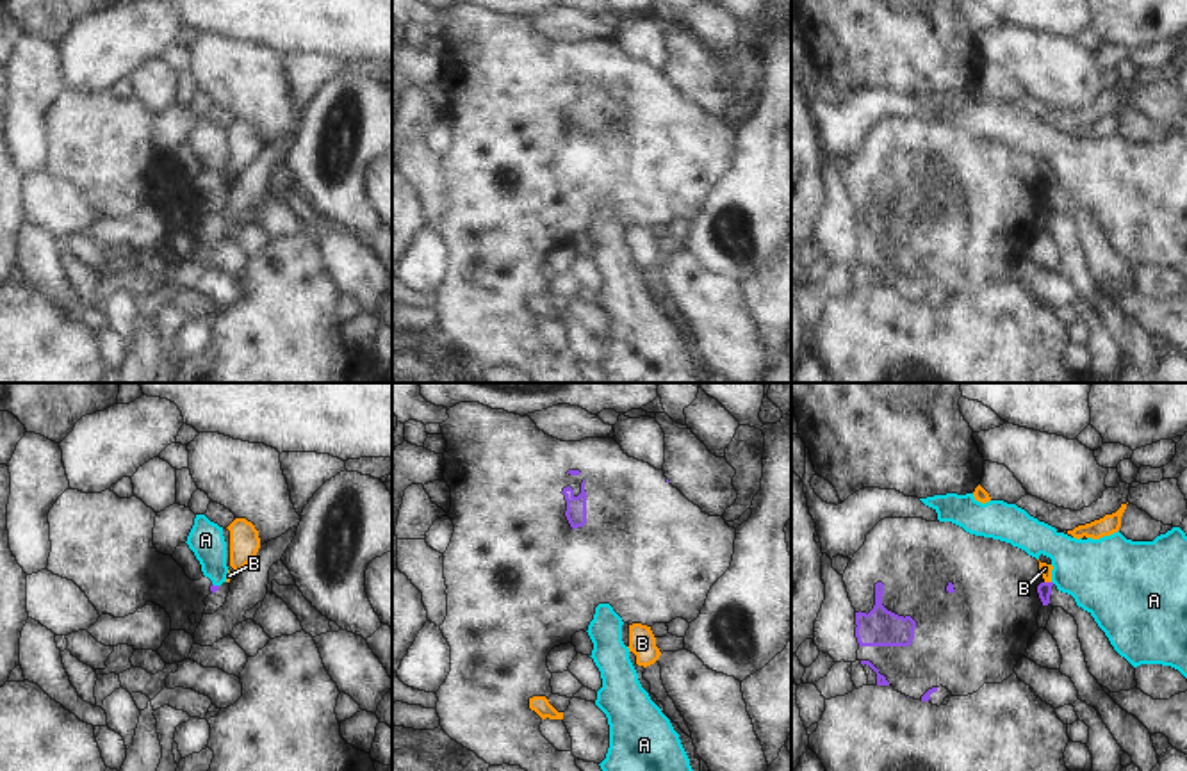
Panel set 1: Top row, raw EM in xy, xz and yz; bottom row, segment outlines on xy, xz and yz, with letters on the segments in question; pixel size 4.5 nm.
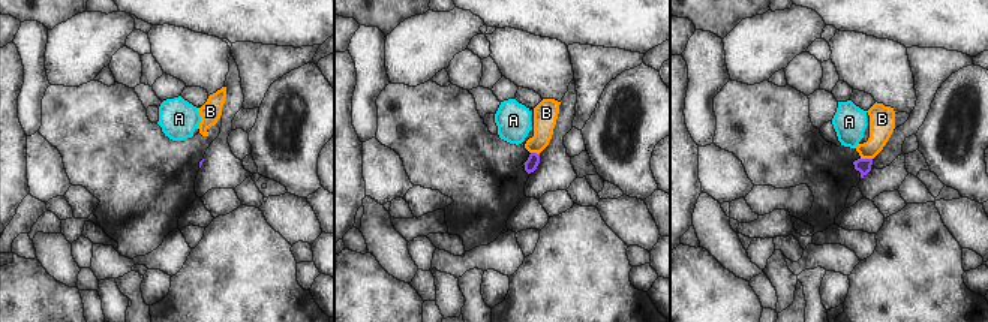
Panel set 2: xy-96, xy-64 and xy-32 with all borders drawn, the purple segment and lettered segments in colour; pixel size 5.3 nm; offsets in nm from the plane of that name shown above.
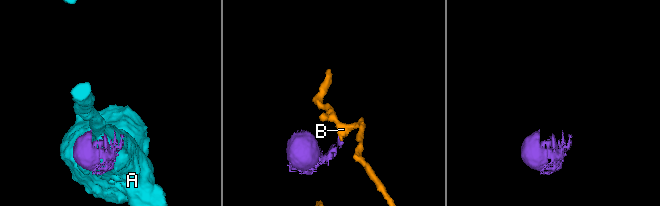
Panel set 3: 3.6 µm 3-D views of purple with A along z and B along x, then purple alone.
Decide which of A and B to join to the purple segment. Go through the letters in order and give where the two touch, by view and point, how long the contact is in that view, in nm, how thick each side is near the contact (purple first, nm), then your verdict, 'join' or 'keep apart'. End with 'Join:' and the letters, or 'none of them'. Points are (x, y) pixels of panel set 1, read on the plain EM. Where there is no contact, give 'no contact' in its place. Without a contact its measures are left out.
A: contact xy (216, 187); length 40 nm; calibres 30 and 160 nm; keep apart
B: contact yz (1048, 184); length 30 nm; calibres 60 and 50 nm; keep apart
Join: none of them

